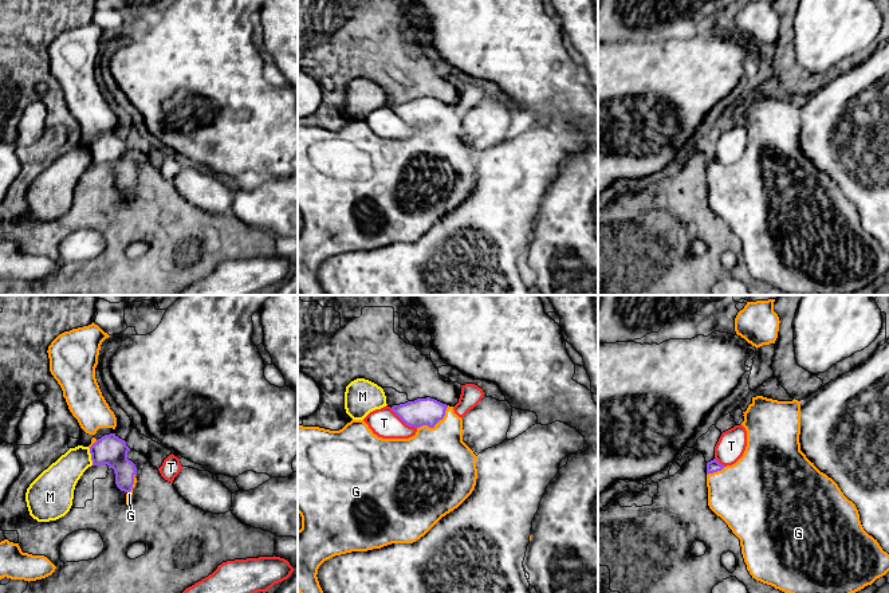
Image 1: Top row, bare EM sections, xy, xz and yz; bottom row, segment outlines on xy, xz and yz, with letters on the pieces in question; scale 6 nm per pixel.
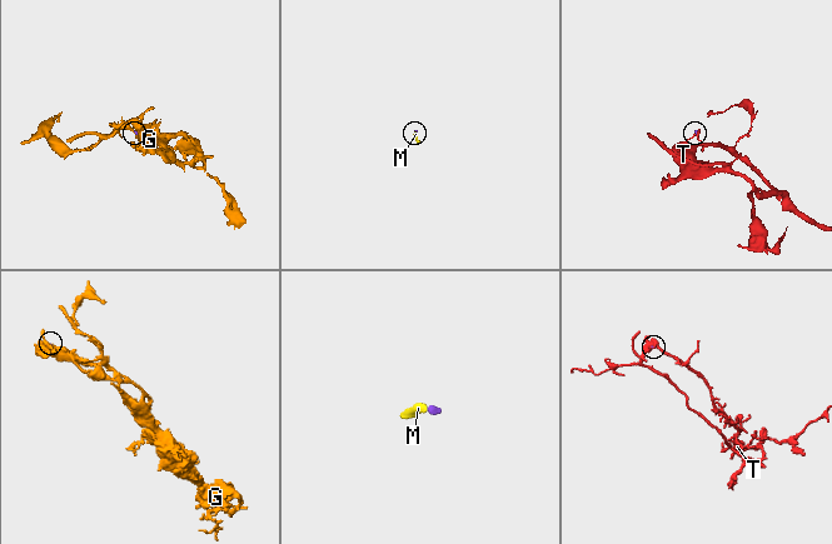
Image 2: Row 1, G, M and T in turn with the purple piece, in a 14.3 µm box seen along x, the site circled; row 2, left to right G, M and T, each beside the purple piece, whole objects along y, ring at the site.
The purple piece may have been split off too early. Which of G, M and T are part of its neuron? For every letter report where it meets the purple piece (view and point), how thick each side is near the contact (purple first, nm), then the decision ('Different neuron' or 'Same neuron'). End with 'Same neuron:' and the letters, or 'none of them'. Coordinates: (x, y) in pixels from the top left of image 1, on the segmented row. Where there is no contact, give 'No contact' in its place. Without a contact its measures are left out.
G: Touches purple at xz (436, 423). Thickness 160 nm (purple) against 440 nm. Same neuron
M: Touches purple at xy (91, 456). Thickness 180 nm (purple) against 200 nm. Different neuron
T: Touches purple at xz (404, 421). Thickness 160 nm (purple) against 170 nm. Different neuron
Same neuron: G

